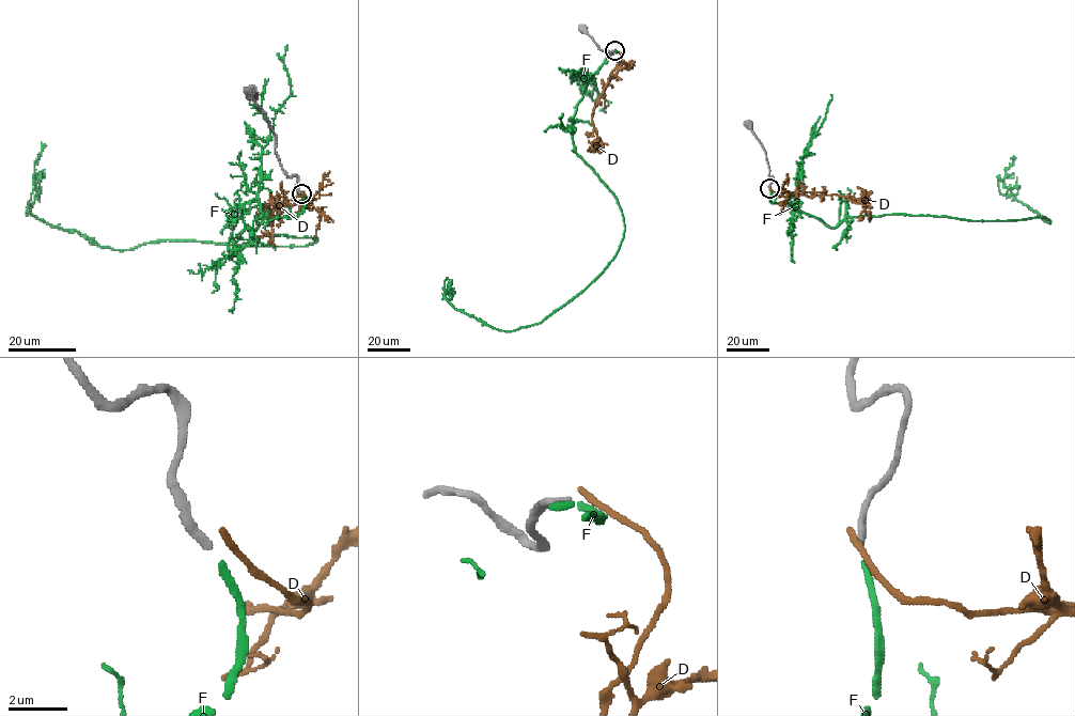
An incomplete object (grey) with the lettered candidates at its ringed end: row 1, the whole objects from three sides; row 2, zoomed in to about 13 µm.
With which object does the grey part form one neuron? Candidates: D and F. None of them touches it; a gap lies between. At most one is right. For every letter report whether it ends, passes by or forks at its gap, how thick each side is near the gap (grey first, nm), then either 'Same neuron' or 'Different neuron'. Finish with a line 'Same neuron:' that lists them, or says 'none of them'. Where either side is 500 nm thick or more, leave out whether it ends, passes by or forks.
D: It ends there. Thickness 240 nm (grey) against 280 nm. Different neuron
F: It ends there. Thickness 240 nm (grey) against 240 nm. Same neuron
Same neuron: F

